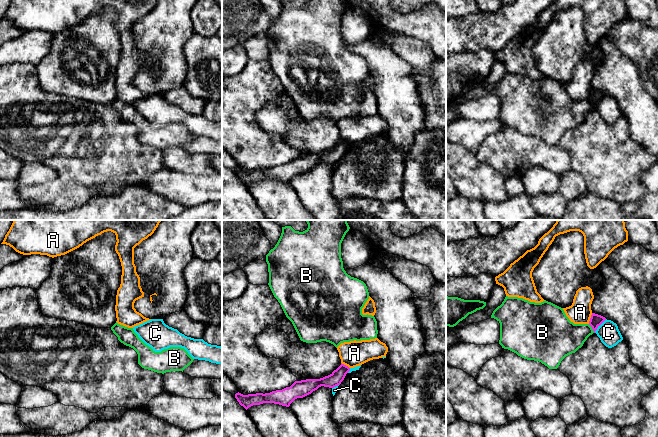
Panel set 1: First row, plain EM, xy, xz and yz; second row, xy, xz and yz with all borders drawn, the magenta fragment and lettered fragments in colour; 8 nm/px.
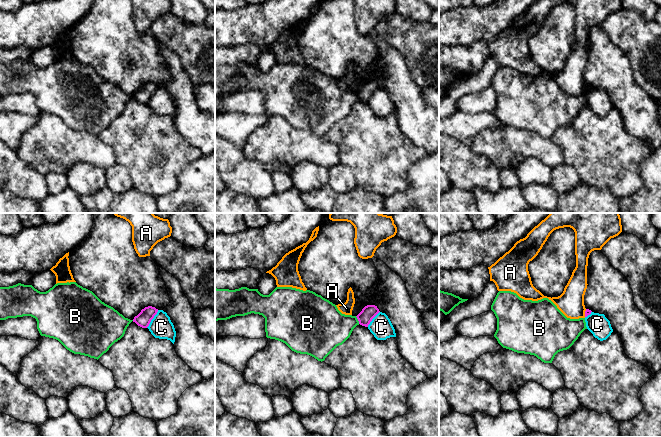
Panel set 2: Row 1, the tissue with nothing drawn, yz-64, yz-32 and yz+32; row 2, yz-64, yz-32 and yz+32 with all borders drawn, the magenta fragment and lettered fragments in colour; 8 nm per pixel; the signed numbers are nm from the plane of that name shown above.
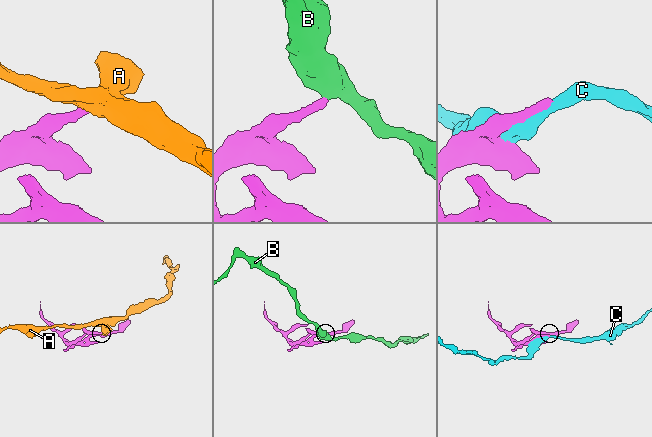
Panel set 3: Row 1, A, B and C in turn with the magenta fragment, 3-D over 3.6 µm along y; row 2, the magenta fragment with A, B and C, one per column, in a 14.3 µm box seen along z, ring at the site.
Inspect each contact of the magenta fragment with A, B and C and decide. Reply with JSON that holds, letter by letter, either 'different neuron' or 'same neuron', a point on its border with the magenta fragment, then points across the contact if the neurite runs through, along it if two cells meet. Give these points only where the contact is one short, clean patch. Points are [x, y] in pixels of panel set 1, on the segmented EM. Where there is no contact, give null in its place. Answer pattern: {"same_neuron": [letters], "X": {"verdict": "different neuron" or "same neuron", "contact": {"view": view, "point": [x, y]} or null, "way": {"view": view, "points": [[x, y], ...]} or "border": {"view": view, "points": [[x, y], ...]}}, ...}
{"same_neuron": [], "A": {"verdict": "different neuron", "contact": {"view": "yz", "point": [590, 318]}, "border": {"view": "yz", "points": [[592, 313], [588, 323]]}}, "B": {"verdict": "different neuron", "contact": {"view": "yz", "point": [592, 328]}, "border": {"view": "yz", "points": [[588, 324], [594, 332]]}}, "C": {"verdict": "different neuron", "contact": {"view": "yz", "point": [599, 325]}}}

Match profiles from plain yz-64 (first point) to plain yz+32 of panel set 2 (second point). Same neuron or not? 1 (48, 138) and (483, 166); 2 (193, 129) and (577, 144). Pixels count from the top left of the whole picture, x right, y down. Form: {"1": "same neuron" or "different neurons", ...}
{"1": "different neurons", "2": "different neurons"}

